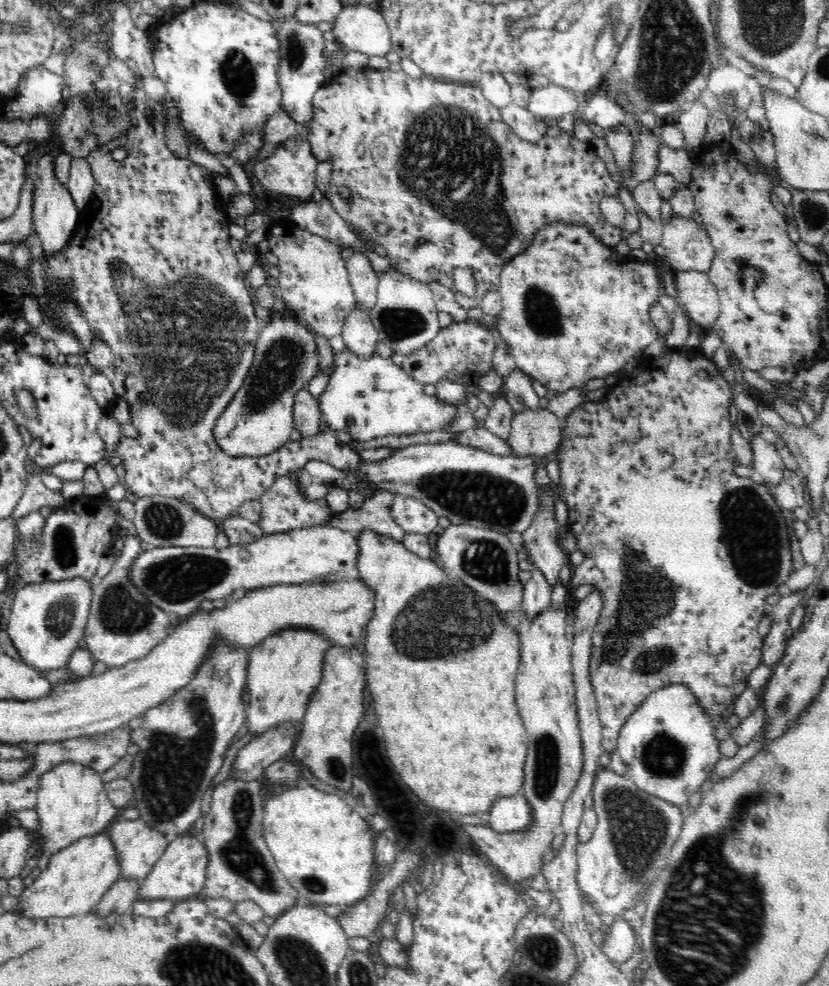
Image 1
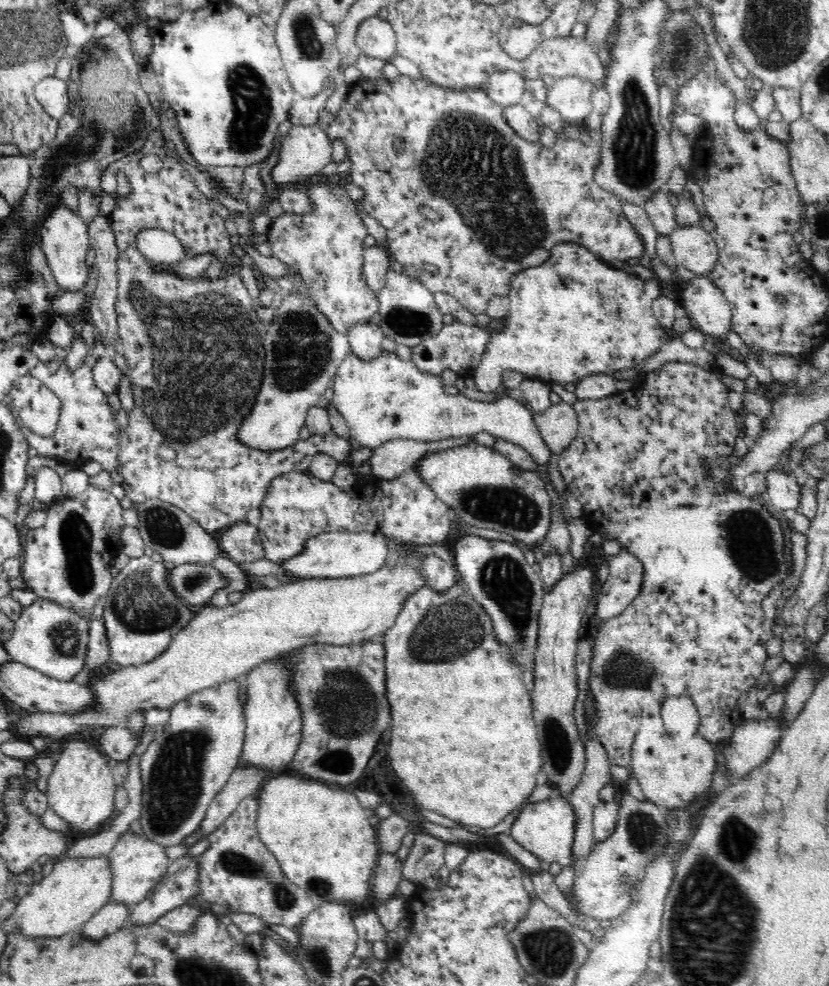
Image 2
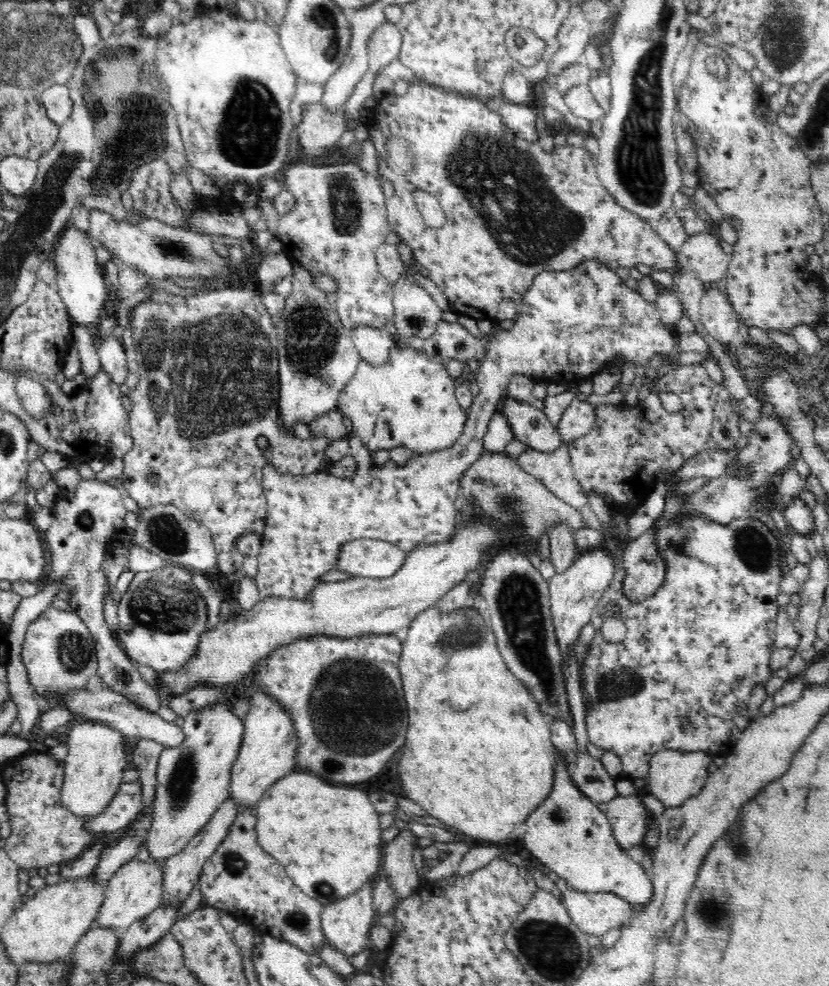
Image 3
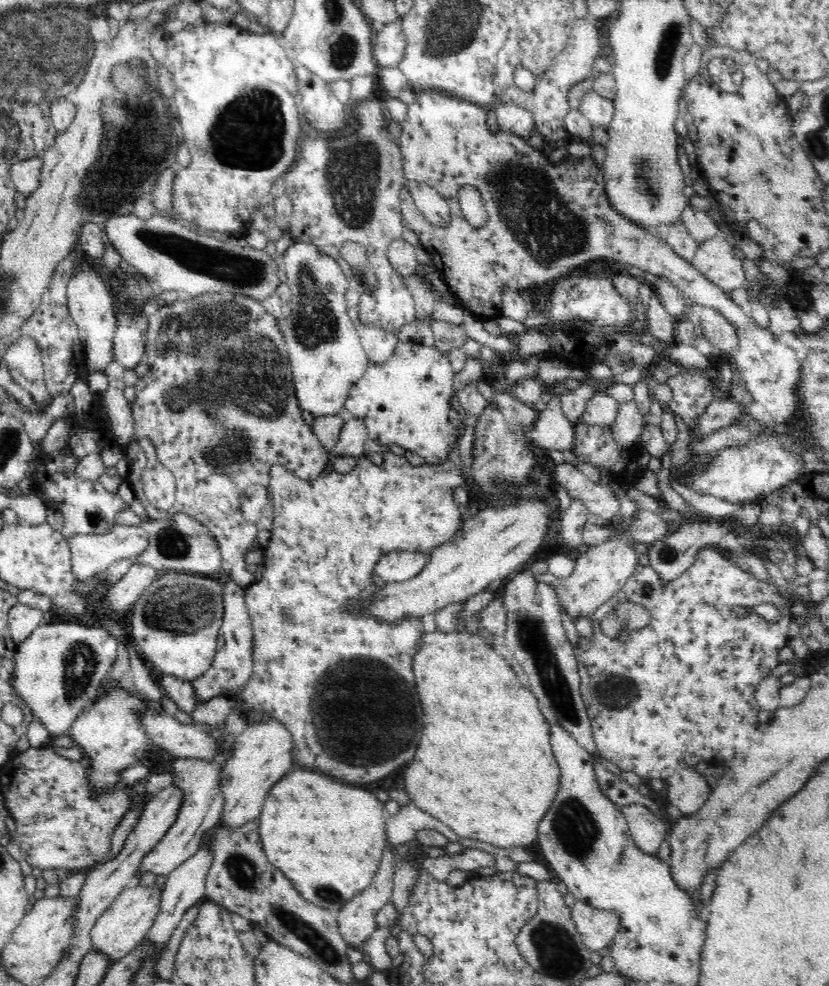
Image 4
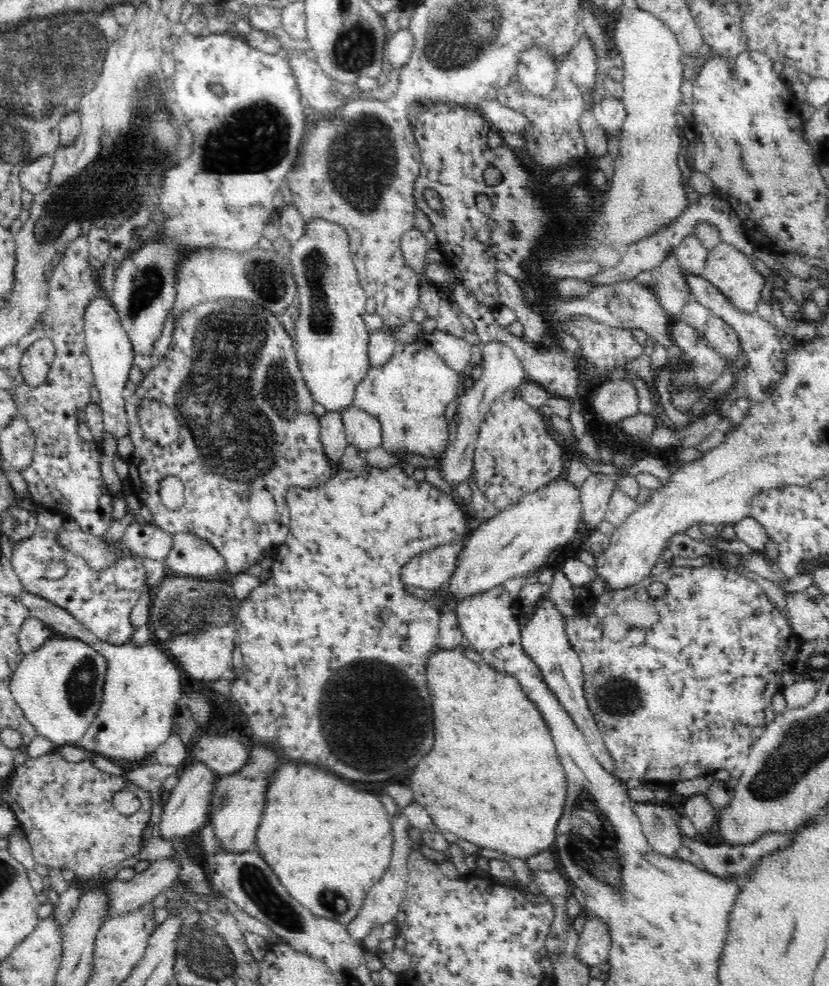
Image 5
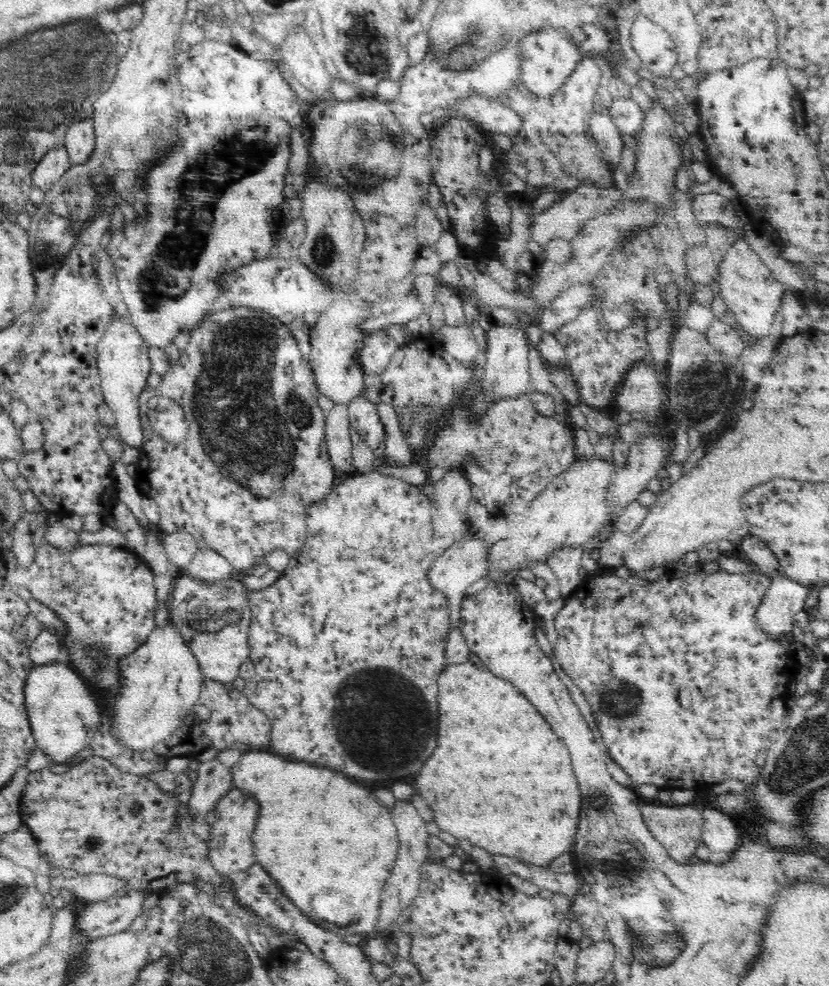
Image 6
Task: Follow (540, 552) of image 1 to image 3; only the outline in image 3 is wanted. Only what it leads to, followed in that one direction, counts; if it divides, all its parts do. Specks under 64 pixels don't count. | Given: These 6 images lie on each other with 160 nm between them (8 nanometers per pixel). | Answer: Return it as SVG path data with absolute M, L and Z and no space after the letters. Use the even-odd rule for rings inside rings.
M394 346L386 362L381 365L361 360L354 376L342 388L337 408L350 418L354 432L370 451L404 446L416 454L426 454L452 446L464 432L467 411L458 404L453 391L455 387L455 381L448 375L446 365L428 358L422 348L400 349ZM513 398L504 401L500 413L508 419L514 439L542 452L552 452L562 444L560 433L538 403L520 402Z

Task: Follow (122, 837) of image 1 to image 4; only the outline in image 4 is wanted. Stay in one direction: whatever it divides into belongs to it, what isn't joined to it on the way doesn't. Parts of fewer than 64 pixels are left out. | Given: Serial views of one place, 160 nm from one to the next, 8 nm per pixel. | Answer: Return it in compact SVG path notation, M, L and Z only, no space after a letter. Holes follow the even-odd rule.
M136 881L133 882L131 886L126 886L114 898L112 904L94 922L94 926L90 930L93 950L103 952L109 959L109 966L112 966L112 963L116 962L116 960L124 958L126 954L130 954L145 938L159 911L161 887L161 883L158 883L156 887L150 888L137 885Z

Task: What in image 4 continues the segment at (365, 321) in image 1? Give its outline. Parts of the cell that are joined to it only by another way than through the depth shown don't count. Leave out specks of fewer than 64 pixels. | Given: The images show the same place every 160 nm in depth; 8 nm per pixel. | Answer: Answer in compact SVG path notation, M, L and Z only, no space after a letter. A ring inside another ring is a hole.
M357 322L356 327L370 363L382 364L390 360L398 343L395 333L362 322Z

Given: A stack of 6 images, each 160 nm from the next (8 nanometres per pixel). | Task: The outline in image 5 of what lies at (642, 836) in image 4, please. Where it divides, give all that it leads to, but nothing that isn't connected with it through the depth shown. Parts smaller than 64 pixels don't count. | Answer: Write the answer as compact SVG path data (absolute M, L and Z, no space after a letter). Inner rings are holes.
M634 801L632 808L642 825L648 843L660 855L676 857L682 846L678 818L681 812L664 803L639 803Z

